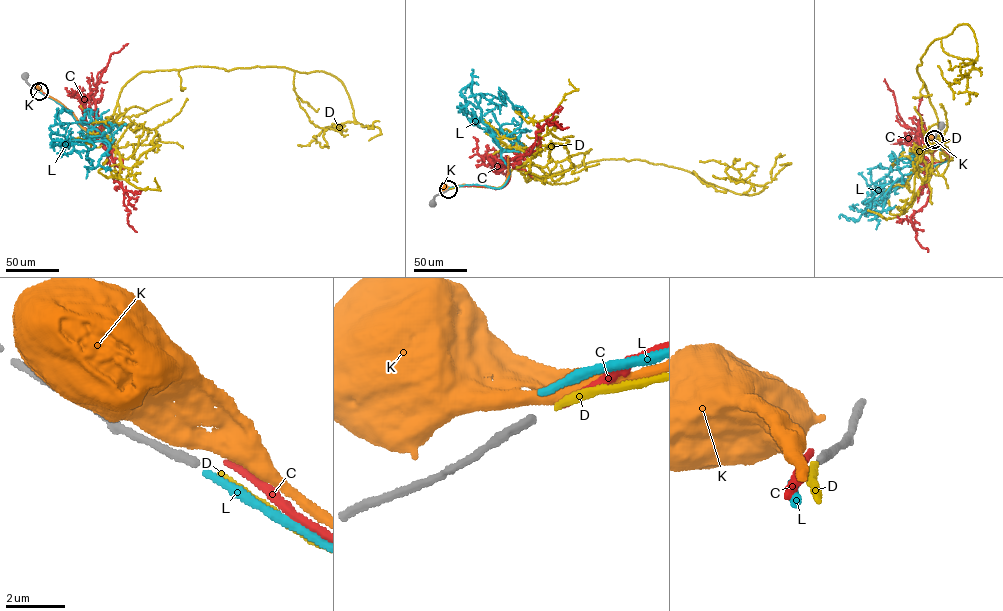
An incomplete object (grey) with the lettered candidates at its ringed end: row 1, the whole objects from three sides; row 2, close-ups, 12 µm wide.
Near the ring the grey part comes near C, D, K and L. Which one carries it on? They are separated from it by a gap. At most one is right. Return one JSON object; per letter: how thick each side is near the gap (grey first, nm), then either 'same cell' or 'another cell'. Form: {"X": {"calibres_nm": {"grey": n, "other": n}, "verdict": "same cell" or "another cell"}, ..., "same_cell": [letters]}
{"C": {"calibres_nm": {"grey": 300, "other": 200}, "verdict": "another cell"}, "D": {"calibres_nm": {"grey": 300, "other": 260}, "verdict": "same cell"}, "K": {"calibres_nm": {"grey": 300, "other": 750}, "verdict": "another cell"}, "L": {"calibres_nm": {"grey": 300, "other": 240}, "verdict": "another cell"}, "same_cell": ["D"]}

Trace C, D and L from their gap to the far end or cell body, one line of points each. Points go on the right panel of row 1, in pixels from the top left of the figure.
C: (933, 138), (949, 157), (924, 164), (929, 196), (926, 204), (910, 217), (916, 239), (928, 251)
D: (934, 139), (946, 160), (931, 158), (939, 125), (916, 68), (969, 25), (968, 74), (951, 84), (938, 65)
L: (933, 139), (949, 159), (916, 166), (904, 184), (869, 205), (862, 202), (882, 212)

